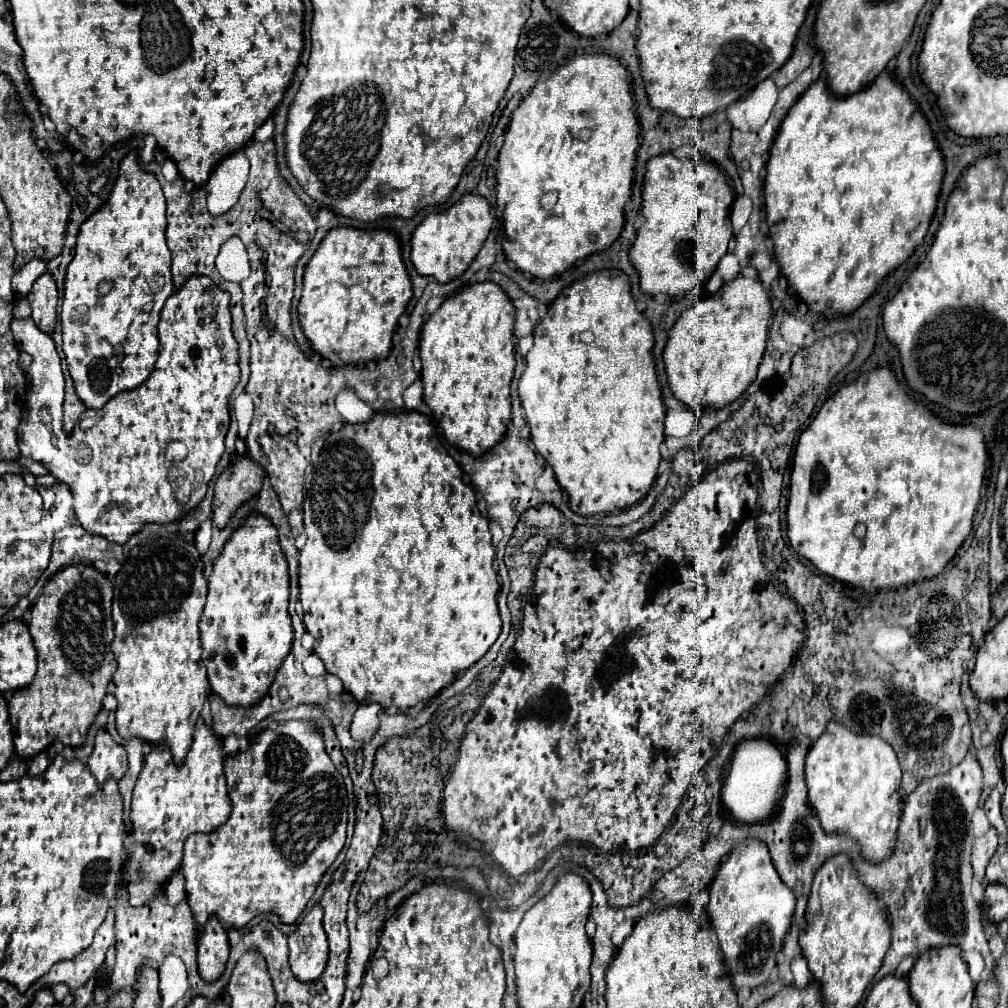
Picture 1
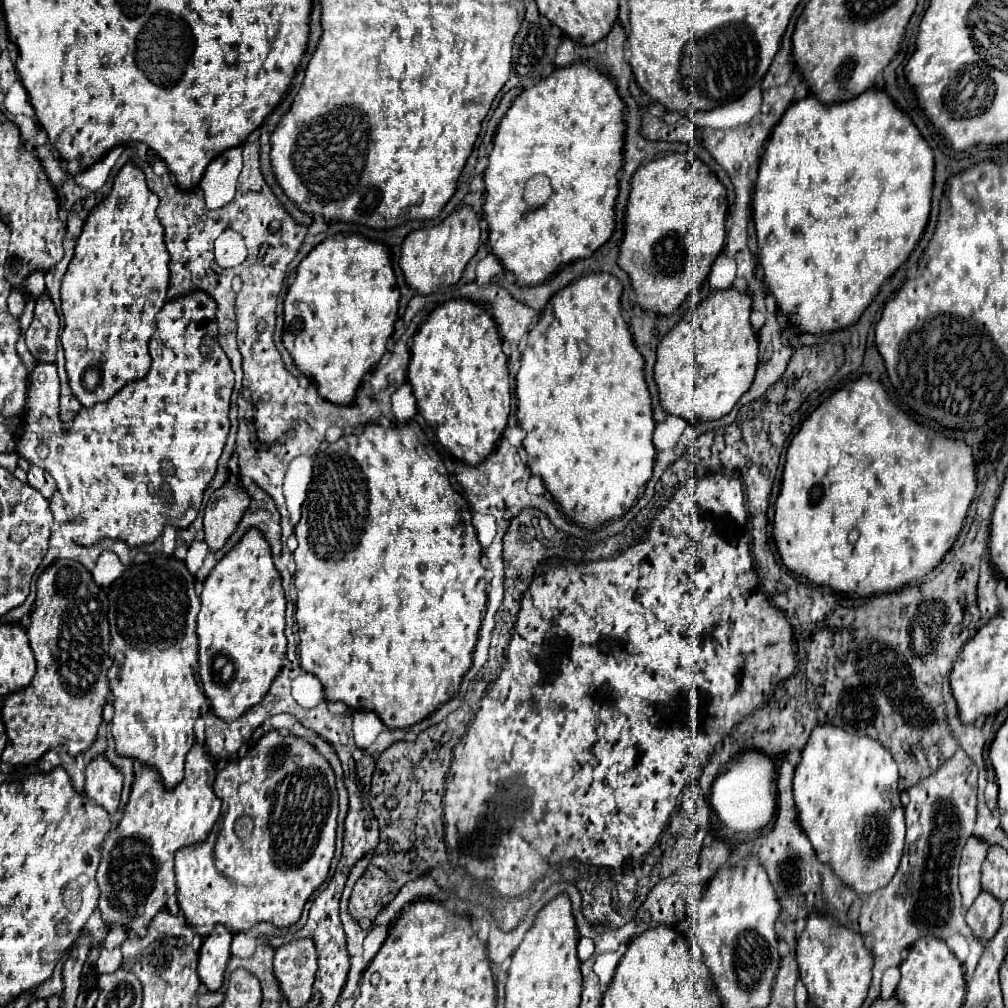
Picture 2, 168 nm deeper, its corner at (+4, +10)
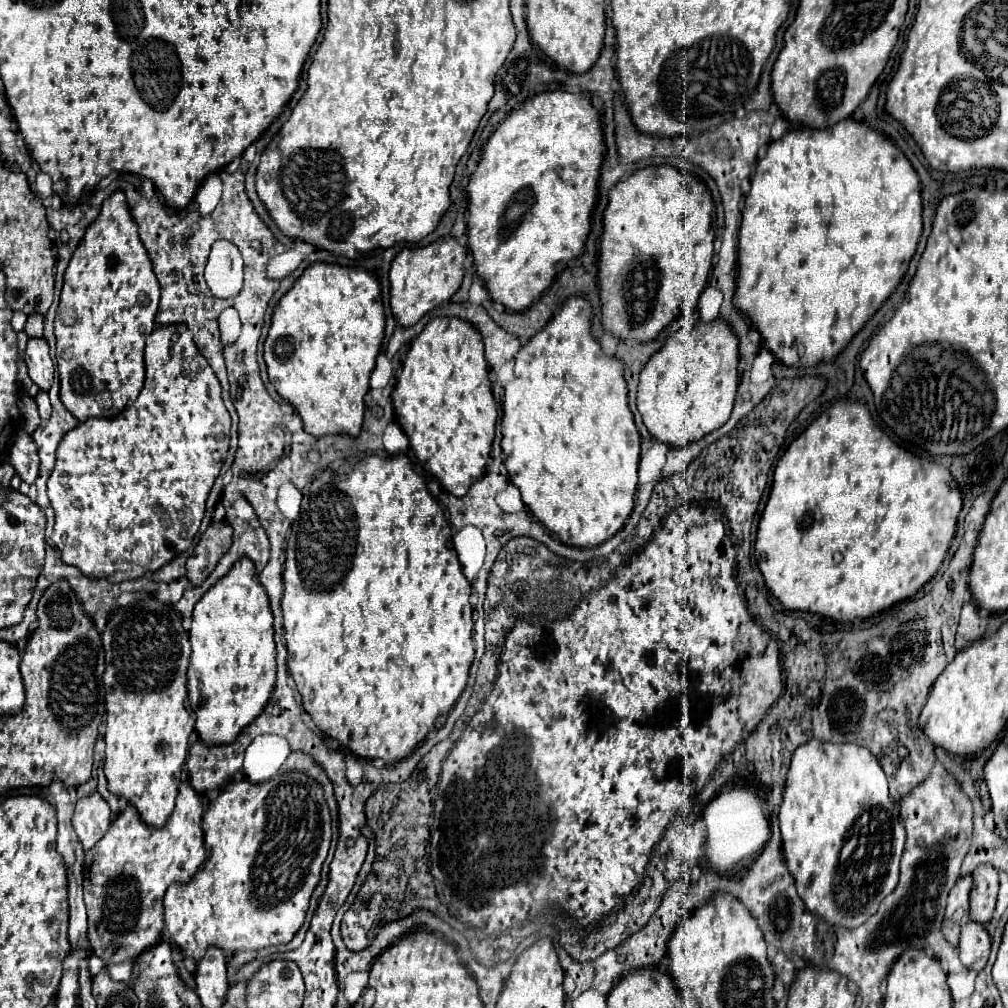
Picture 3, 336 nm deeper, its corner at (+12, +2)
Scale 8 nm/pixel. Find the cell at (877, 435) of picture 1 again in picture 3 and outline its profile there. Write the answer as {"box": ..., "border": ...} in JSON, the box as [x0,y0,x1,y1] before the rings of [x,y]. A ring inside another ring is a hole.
{"box":[756,401,962,623],"border":[[[838,401],[828,411],[824,411],[794,443],[788,447],[788,451],[780,457],[776,469],[774,469],[774,483],[770,491],[770,499],[766,503],[766,509],[758,523],[756,533],[756,559],[758,567],[764,575],[766,587],[772,591],[772,595],[786,607],[786,609],[798,609],[798,611],[812,611],[826,615],[837,623],[853,622],[854,619],[866,619],[874,613],[880,613],[894,603],[914,595],[942,565],[950,541],[956,533],[956,521],[958,513],[962,509],[962,497],[960,489],[956,485],[956,479],[950,475],[950,471],[936,463],[929,456],[920,456],[910,449],[904,449],[902,445],[894,443],[882,429],[874,423],[870,411],[862,401]]]}

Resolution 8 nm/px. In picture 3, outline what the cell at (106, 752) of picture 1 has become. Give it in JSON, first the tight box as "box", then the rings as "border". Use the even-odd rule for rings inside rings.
{"box":[72,791,110,849],"border":[[[98,791],[76,801],[72,825],[84,849],[90,849],[96,841],[104,837],[110,825],[110,807]]]}

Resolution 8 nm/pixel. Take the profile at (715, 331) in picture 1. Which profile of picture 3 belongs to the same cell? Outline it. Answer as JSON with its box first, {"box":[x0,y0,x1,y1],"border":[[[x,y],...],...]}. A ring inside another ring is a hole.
{"box":[638,317,740,447],"border":[[[718,317],[708,323],[698,321],[690,333],[676,331],[666,339],[664,347],[650,357],[650,361],[644,365],[640,373],[638,411],[642,413],[642,421],[654,439],[664,441],[672,447],[686,447],[688,443],[702,439],[706,433],[722,427],[728,421],[740,383],[738,343],[740,341],[734,335],[732,325]]]}

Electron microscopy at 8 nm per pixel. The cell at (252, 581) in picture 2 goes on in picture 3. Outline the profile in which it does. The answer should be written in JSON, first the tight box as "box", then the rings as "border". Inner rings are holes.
{"box":[188,561,276,745],"border":[[[238,561],[238,565],[234,565],[234,569],[230,569],[230,573],[226,573],[226,577],[222,577],[222,581],[212,585],[202,595],[202,599],[194,607],[194,617],[192,617],[192,627],[190,627],[190,645],[192,645],[192,657],[190,657],[190,665],[188,665],[188,701],[190,701],[190,707],[196,713],[198,737],[206,745],[228,745],[230,741],[234,741],[238,737],[238,733],[250,721],[254,721],[262,713],[262,709],[266,707],[266,703],[270,699],[270,693],[274,689],[274,681],[276,681],[276,647],[274,647],[274,627],[272,627],[270,599],[266,597],[266,591],[262,589],[262,583],[258,581],[258,573],[256,573],[252,561]]]}

